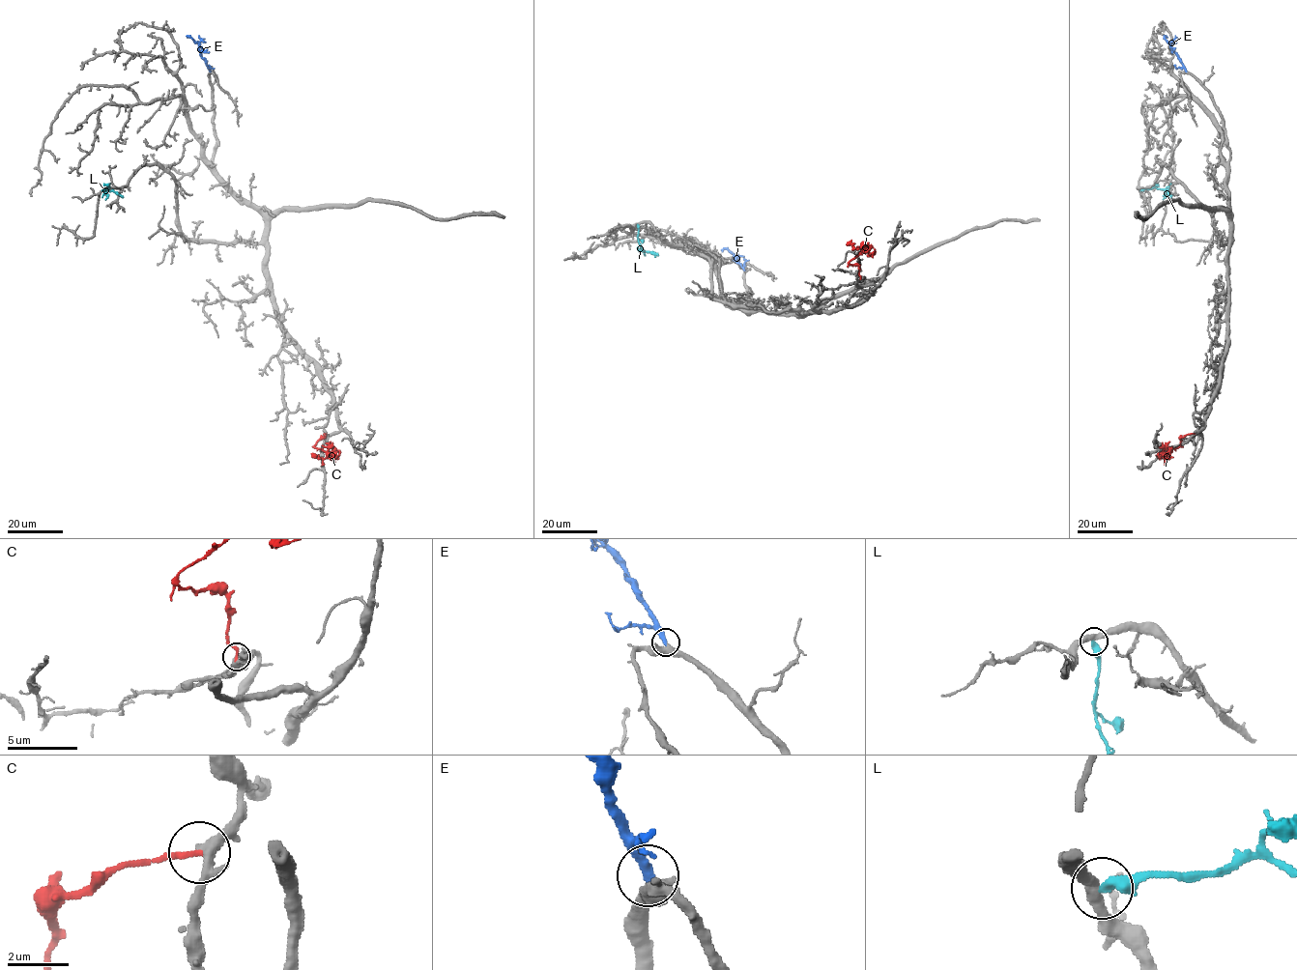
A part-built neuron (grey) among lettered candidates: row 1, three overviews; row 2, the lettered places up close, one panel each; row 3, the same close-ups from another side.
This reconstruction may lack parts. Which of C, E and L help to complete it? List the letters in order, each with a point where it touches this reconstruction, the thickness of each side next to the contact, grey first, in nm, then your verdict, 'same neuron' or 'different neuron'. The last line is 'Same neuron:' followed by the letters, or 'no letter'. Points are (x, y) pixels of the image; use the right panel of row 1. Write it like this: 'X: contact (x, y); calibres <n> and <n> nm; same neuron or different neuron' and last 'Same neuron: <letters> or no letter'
C: contact (1194, 433); calibres 300 and 200 nm; different neuron
E: contact (1186, 71); calibres 400 and 360 nm; same neuron
L: contact (1140, 190); calibres 360 and 400 nm; different neuron
Same neuron: E

